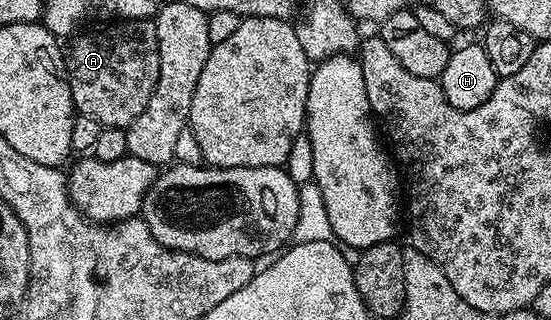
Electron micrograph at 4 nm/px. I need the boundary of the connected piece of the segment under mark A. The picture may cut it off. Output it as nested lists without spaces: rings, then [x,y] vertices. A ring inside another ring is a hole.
[[[115,20],[79,32],[69,38],[64,56],[75,110],[88,115],[88,119],[96,119],[102,128],[126,130],[144,112],[144,107],[148,107],[160,71],[160,51],[153,20]]]

